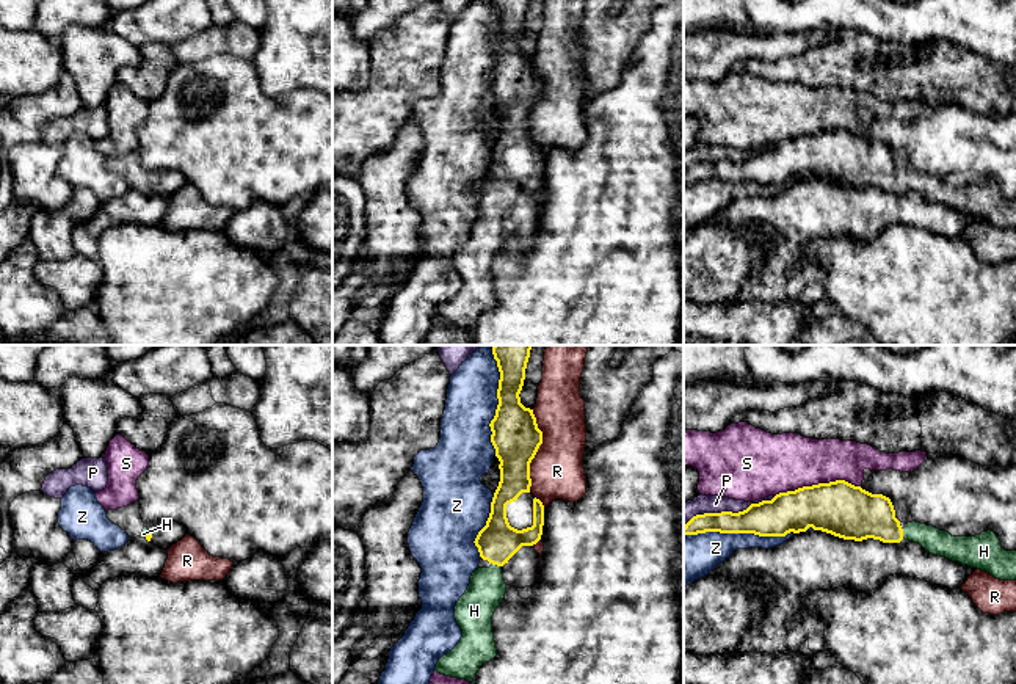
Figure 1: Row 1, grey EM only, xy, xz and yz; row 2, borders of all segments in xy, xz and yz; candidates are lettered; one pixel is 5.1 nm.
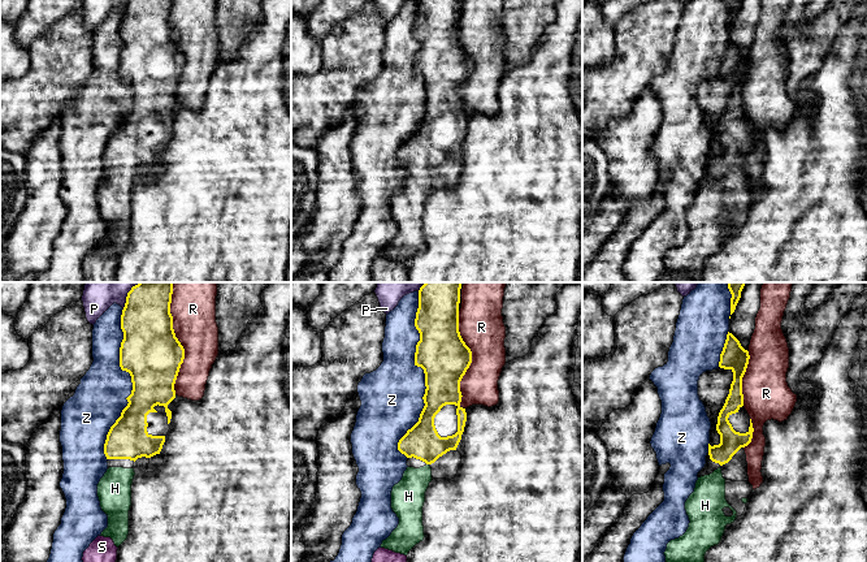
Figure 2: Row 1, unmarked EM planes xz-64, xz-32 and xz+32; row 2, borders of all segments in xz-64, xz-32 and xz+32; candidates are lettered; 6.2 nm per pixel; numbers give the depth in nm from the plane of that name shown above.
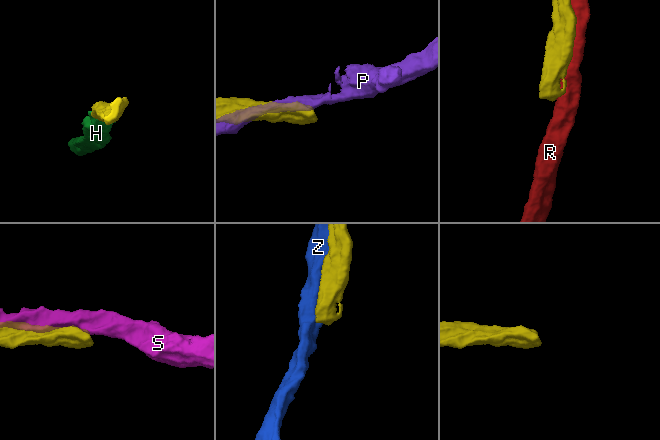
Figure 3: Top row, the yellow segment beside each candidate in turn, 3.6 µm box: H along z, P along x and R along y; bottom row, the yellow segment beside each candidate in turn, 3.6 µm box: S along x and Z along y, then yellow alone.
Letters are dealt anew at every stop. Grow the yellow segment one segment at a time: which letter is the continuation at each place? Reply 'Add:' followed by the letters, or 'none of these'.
Add: H

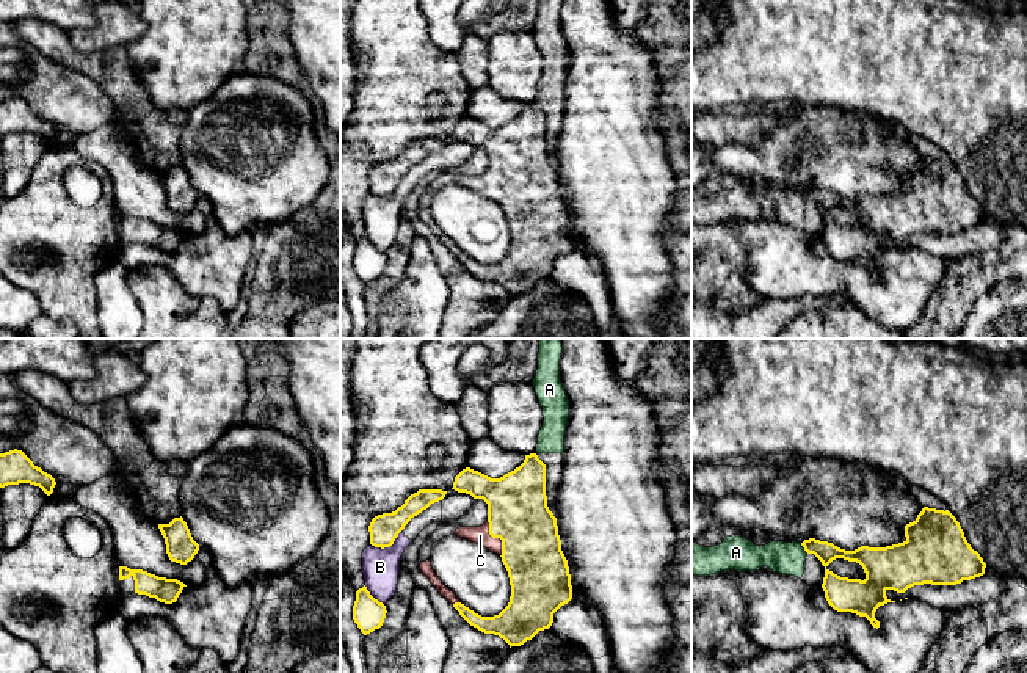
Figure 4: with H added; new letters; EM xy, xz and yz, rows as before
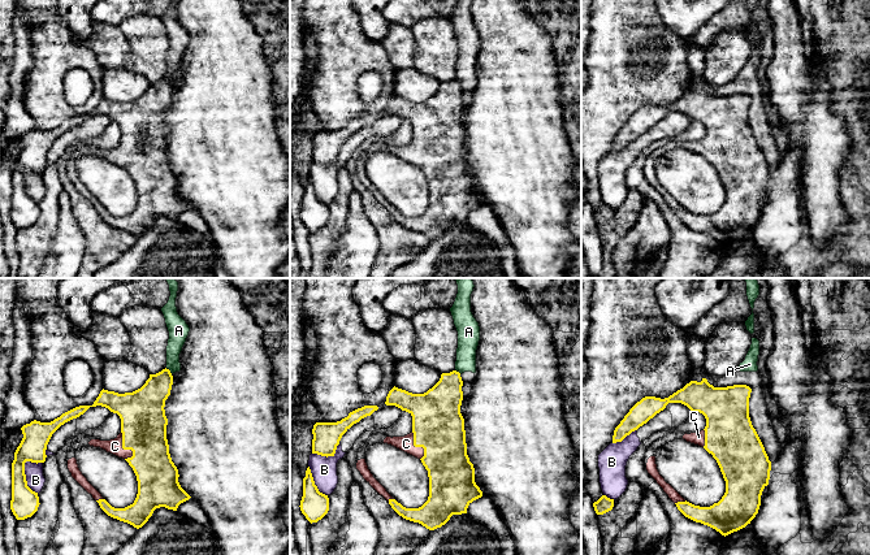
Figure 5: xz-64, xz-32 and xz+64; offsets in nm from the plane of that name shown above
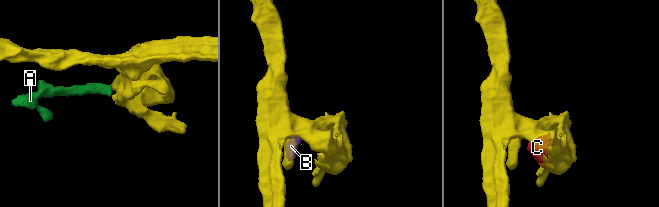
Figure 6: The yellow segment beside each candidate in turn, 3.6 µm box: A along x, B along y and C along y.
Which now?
Add: C

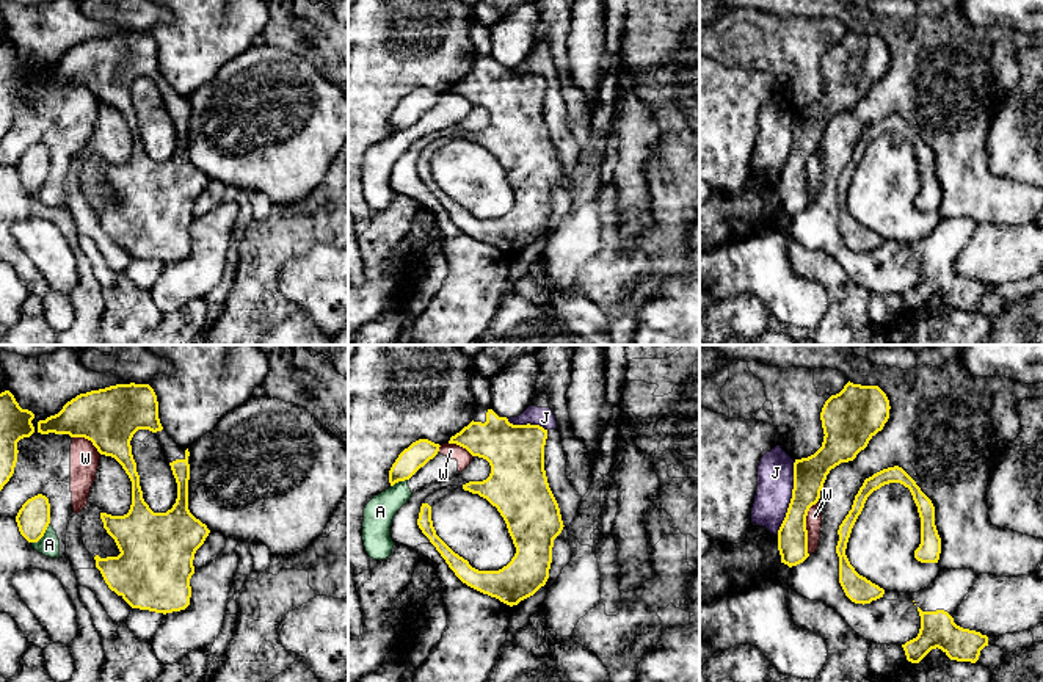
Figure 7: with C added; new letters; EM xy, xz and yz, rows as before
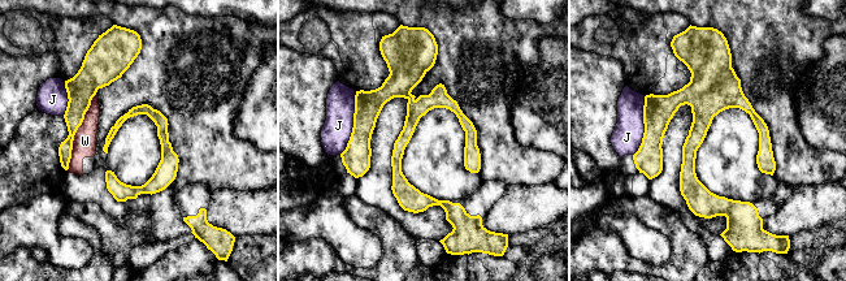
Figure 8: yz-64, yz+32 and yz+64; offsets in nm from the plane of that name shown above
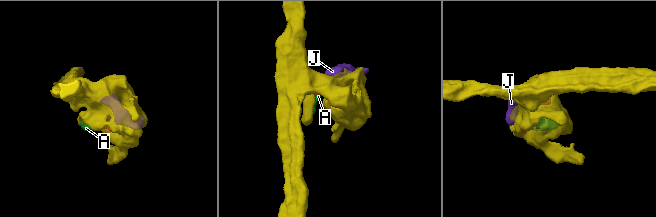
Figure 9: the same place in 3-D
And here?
Add: none of these

